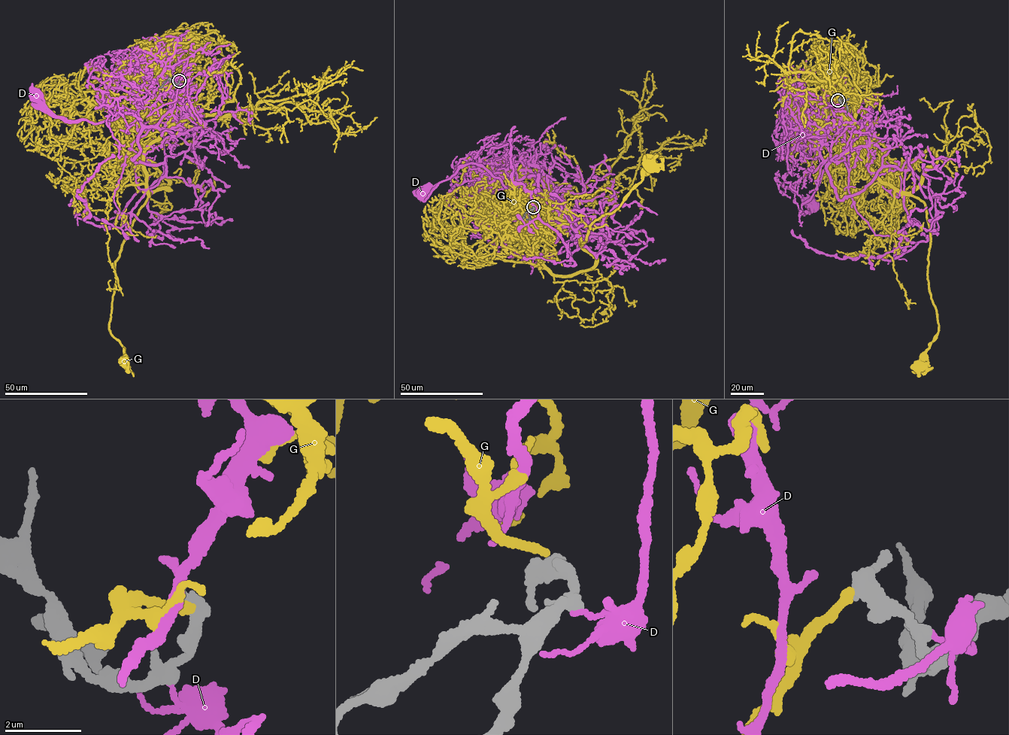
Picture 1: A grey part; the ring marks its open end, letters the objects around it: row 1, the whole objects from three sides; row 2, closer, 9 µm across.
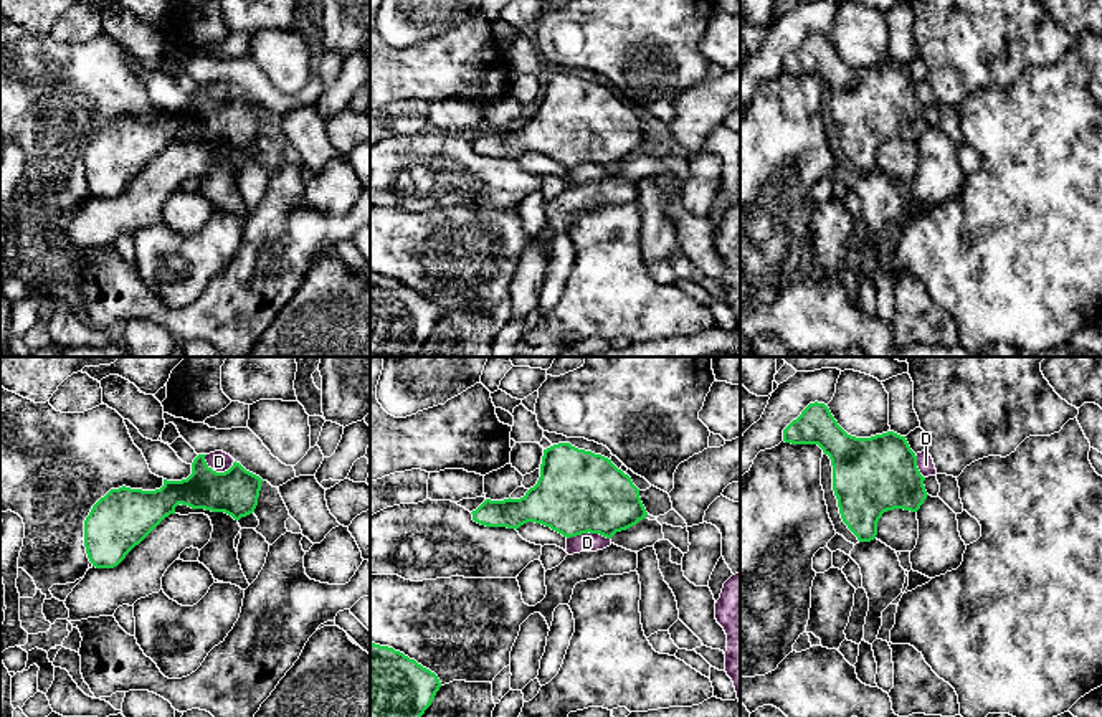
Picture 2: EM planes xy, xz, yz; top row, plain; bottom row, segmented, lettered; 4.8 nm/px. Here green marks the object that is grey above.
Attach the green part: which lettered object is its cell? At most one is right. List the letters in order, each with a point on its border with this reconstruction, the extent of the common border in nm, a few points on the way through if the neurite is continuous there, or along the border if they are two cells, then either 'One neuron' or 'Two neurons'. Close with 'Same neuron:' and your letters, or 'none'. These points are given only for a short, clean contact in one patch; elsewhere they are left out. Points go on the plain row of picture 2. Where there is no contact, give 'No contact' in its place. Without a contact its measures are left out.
D: Touches green at xz (588, 161). Shared border 220 nm. Boundary: xz (610, 167), (582, 162), (567, 169). Two neurons
G: No contact. One neuron
Same neuron: G

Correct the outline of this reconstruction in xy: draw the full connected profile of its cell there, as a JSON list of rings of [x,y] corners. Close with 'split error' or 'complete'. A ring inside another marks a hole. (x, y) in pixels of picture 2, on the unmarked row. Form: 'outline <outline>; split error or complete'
outline [[[198,84],[192,93],[192,104],[182,111],[167,111],[155,121],[142,121],[131,117],[111,119],[91,139],[84,150],[84,177],[89,192],[96,198],[114,198],[126,185],[139,175],[165,147],[175,144],[178,134],[192,139],[205,139],[211,142],[225,142],[235,150],[254,142],[263,109],[246,101],[240,93],[225,102],[213,101],[207,91],[207,84]]]; complete

